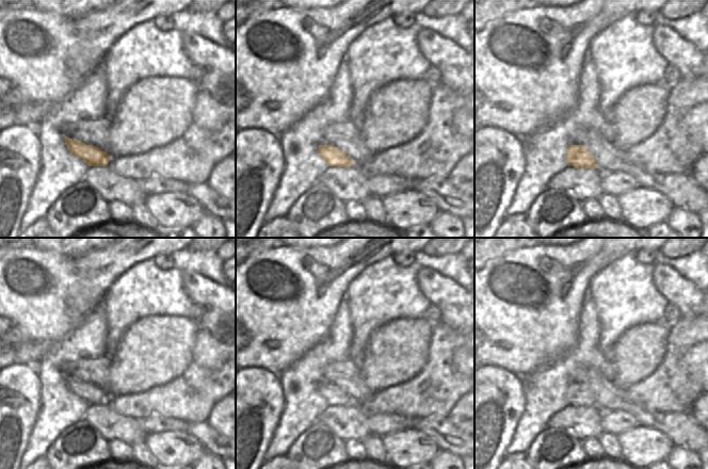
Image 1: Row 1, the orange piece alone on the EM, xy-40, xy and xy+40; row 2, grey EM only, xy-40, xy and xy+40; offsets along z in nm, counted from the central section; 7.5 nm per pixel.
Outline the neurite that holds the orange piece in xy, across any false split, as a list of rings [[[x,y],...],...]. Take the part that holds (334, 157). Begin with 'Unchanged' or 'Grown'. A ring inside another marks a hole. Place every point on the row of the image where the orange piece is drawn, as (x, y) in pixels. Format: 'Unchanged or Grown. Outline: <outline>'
Unchanged. Outline: [[[320,145],[319,155],[327,163],[327,166],[350,166],[353,164],[351,158],[333,145]]]

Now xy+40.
Unchanged. Outline: [[[569,145],[566,150],[566,161],[568,166],[576,168],[596,168],[594,157],[582,145]]]

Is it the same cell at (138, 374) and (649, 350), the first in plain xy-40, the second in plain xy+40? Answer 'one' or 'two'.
one

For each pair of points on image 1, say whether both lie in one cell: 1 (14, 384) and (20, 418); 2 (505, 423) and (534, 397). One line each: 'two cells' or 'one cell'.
1: one cell
2: two cells

